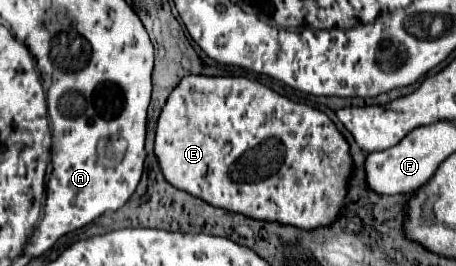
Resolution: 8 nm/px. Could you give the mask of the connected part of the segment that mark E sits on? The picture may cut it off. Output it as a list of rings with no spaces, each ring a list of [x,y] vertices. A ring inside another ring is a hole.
[[[184,76],[180,80],[180,84],[172,90],[172,94],[168,96],[160,116],[158,116],[158,124],[156,124],[156,136],[154,136],[154,154],[158,160],[158,166],[166,178],[168,184],[172,184],[178,190],[184,190],[188,194],[194,194],[196,198],[208,202],[210,206],[216,208],[224,208],[228,212],[236,212],[242,214],[246,218],[252,220],[262,220],[262,222],[278,222],[284,226],[296,226],[300,230],[314,230],[320,226],[330,226],[340,210],[344,208],[344,200],[348,196],[348,182],[350,176],[354,172],[354,162],[350,156],[350,146],[346,142],[346,138],[338,132],[336,124],[320,110],[300,104],[300,102],[292,102],[280,94],[276,94],[274,90],[266,88],[264,84],[256,82],[256,80],[248,80],[242,76]],[[246,152],[250,154],[250,170],[232,170],[234,162],[238,162],[238,158],[242,158]]]

